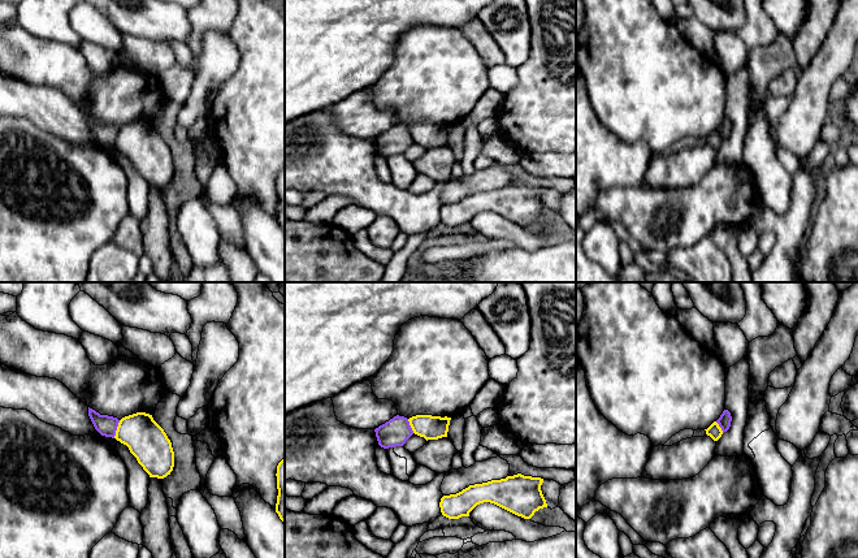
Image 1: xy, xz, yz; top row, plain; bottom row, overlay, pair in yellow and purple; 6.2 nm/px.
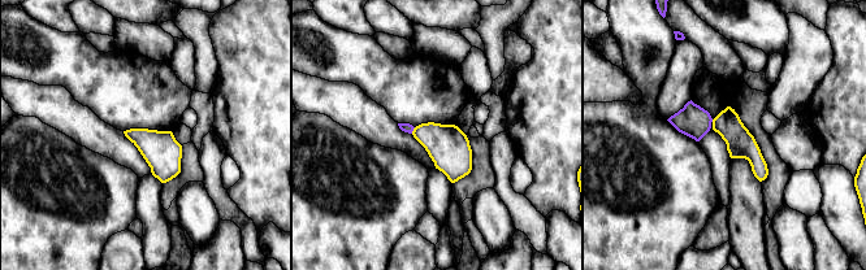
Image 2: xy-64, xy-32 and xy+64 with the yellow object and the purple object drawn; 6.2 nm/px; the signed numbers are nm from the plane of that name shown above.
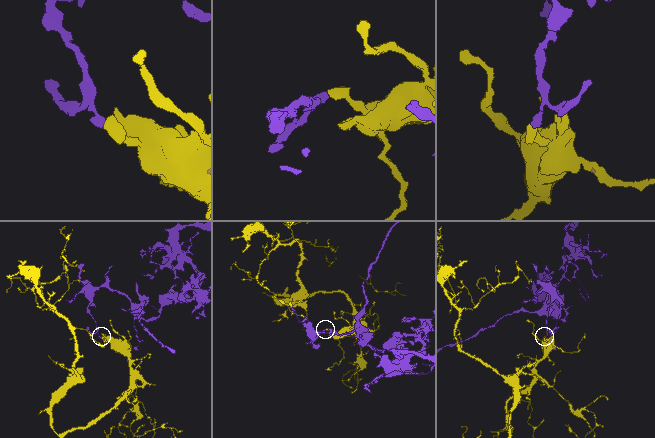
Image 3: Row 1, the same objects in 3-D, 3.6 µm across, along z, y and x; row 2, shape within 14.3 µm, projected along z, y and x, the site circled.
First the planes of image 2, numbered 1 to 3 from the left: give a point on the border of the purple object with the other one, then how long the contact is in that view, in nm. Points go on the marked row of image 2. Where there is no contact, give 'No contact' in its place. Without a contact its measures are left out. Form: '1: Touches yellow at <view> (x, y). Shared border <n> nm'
1: No contact
2: Touches yellow at xy-32 (414, 130). Shared border 50 nm
3: No contact

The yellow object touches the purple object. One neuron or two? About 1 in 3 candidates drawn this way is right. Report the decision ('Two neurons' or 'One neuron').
Two neurons

